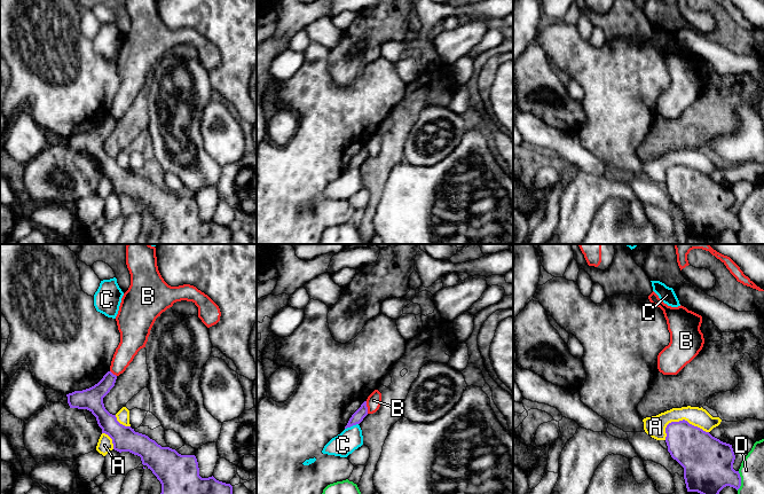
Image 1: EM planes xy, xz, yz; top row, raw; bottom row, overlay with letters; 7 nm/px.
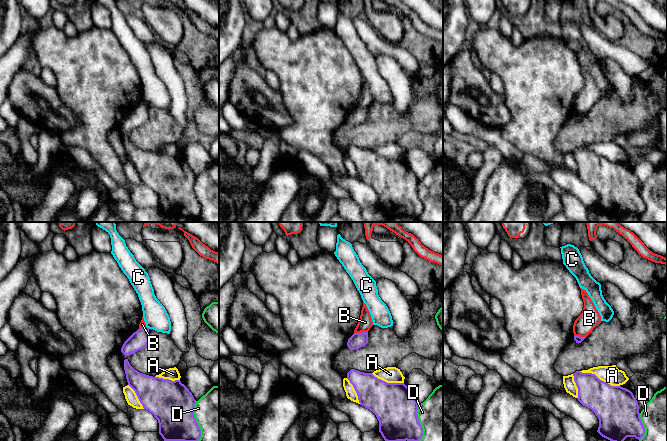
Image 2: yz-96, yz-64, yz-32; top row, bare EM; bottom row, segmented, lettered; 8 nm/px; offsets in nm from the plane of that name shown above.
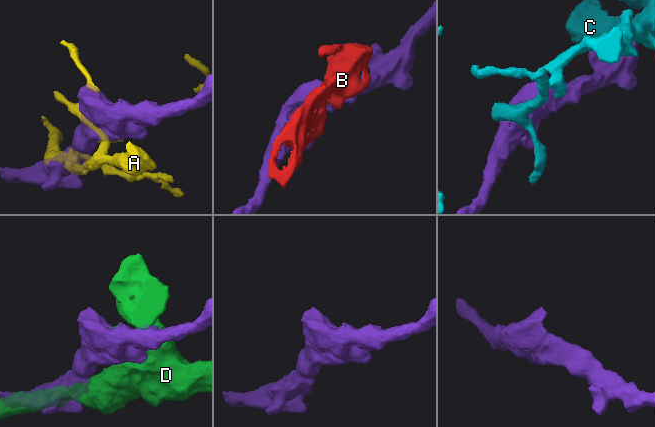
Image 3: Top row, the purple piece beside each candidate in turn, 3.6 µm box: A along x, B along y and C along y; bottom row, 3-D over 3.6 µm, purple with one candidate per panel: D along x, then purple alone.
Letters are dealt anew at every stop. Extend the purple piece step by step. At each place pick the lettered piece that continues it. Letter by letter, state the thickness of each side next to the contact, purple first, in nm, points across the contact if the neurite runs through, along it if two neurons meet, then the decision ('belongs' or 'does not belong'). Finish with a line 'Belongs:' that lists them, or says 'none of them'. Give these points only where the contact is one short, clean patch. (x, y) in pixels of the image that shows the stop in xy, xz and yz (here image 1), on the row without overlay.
A: 300 nm thick on the purple side, 140 nm on the other; does not belong
B: 80 nm thick on the purple side, 100 nm on the other; border along xz (365, 144), (368, 156); does not belong
C: 80 nm thick on the purple side, 160 nm on the other; does not belong
D: 360 nm thick on the purple side, 180 nm on the other; does not belong
Belongs: none of them

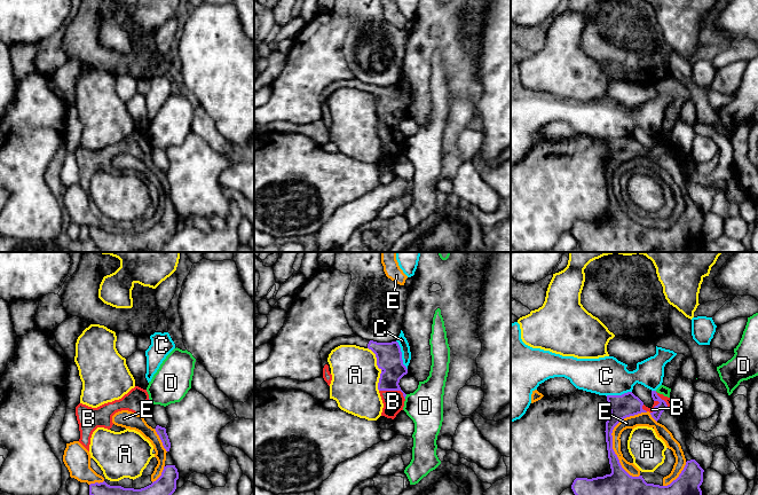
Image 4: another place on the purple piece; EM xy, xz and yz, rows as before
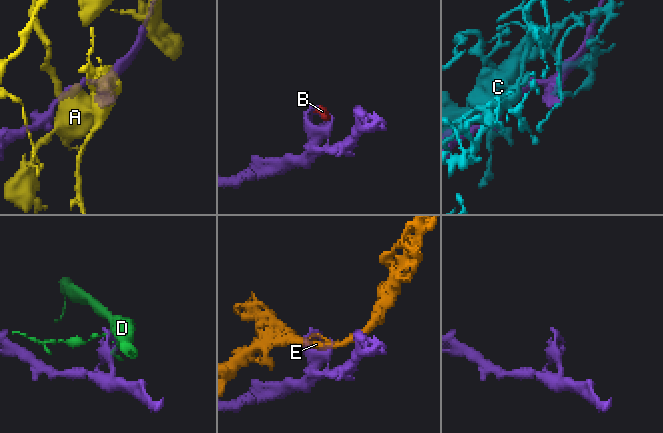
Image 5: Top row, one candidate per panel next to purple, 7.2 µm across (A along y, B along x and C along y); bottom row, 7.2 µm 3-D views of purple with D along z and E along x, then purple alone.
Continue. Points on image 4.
A: 180 nm thick on the purple side, 340 nm on the other; does not belong
B: 180 nm thick on the purple side, 150 nm on the other; belongs
C: 180 nm thick on the purple side, 70 nm on the other; does not belong
D: 160 nm thick on the purple side, 260 nm on the other; border along xz (407, 138), (404, 141); does not belong
E: 160 nm thick on the purple side, 100 nm on the other; does not belong
Belongs: B

